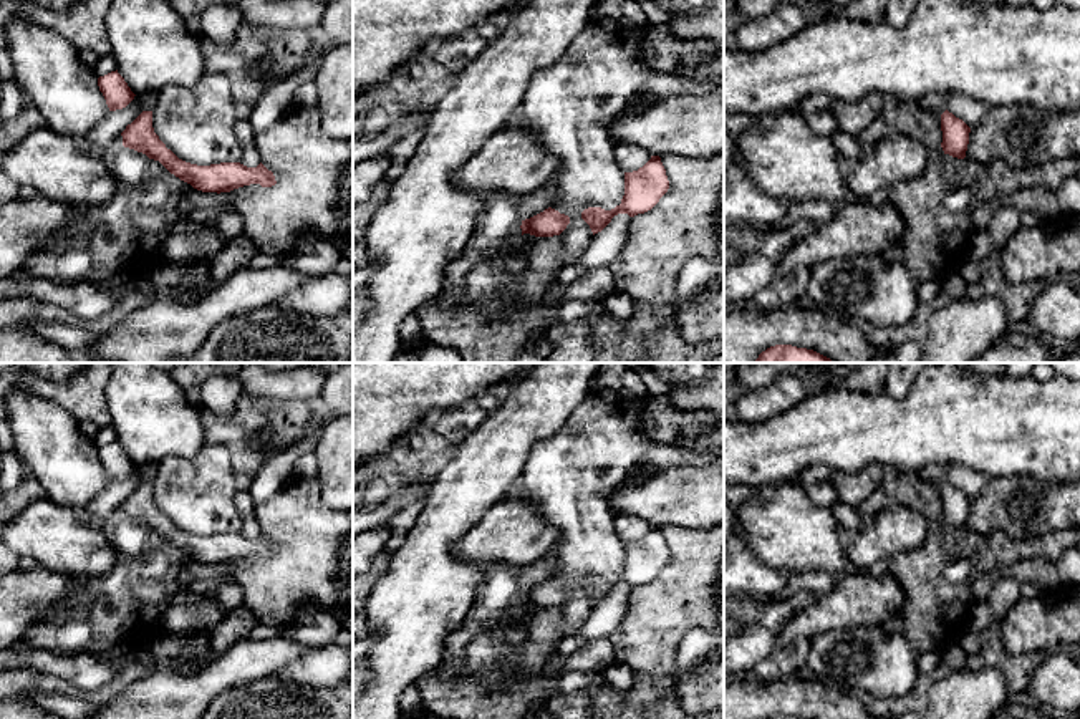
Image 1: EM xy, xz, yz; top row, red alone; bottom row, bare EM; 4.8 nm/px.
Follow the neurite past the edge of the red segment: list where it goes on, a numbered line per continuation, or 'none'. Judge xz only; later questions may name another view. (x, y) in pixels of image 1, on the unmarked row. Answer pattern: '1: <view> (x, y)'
none

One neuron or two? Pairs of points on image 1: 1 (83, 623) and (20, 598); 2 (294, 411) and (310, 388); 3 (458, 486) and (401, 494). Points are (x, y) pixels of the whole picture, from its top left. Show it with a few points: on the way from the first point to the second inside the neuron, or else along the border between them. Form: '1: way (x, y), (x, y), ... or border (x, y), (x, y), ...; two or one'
1: border (75, 580), (70, 593), (38, 617), (22, 636); two
2: border (279, 400), (302, 400), (305, 403); two
3: border (428, 487), (423, 501); two

